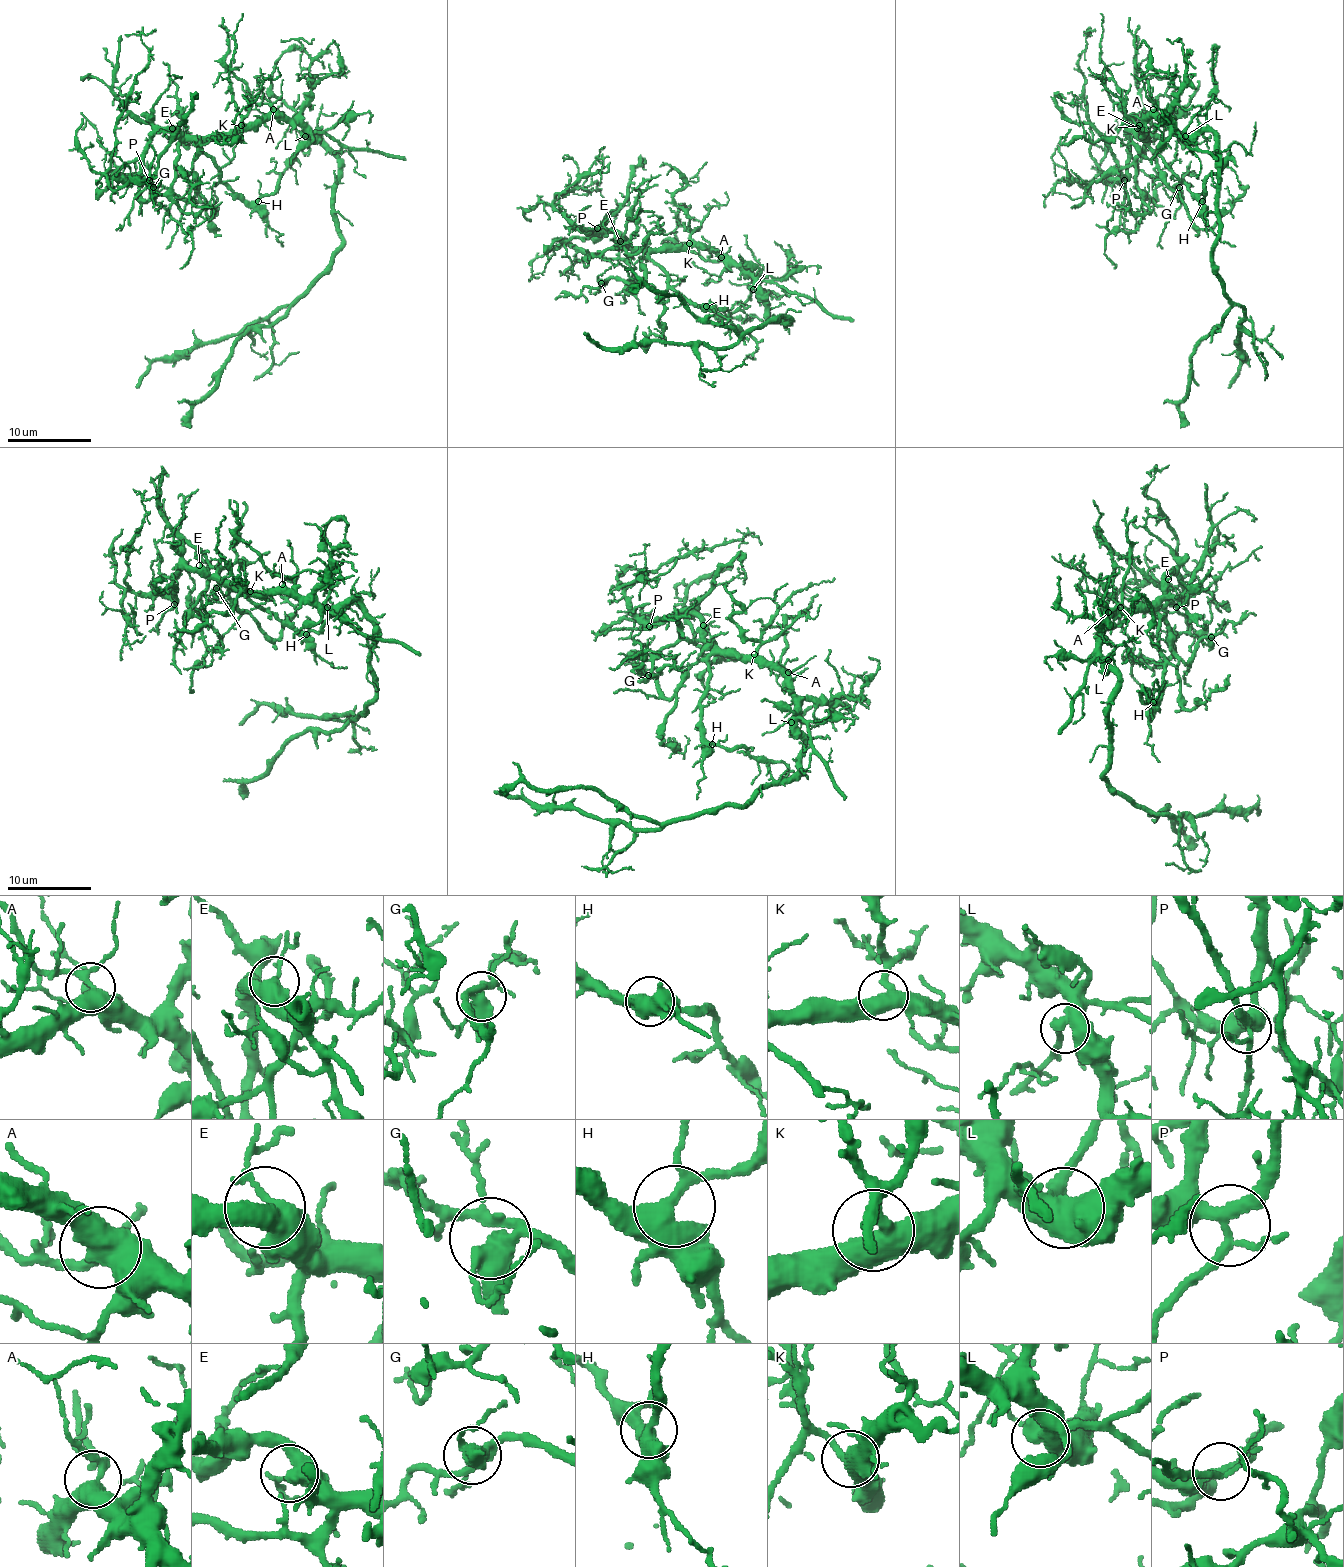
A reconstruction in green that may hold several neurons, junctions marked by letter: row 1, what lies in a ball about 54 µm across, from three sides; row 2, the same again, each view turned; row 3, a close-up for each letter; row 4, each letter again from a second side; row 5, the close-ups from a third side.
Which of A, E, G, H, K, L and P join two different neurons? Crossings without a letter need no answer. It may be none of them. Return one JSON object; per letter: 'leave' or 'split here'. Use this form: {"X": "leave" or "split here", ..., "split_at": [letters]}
{"A": "leave", "E": "leave", "G": "leave", "H": "leave", "K": "leave", "L": "leave", "P": "leave", "split_at": []}

